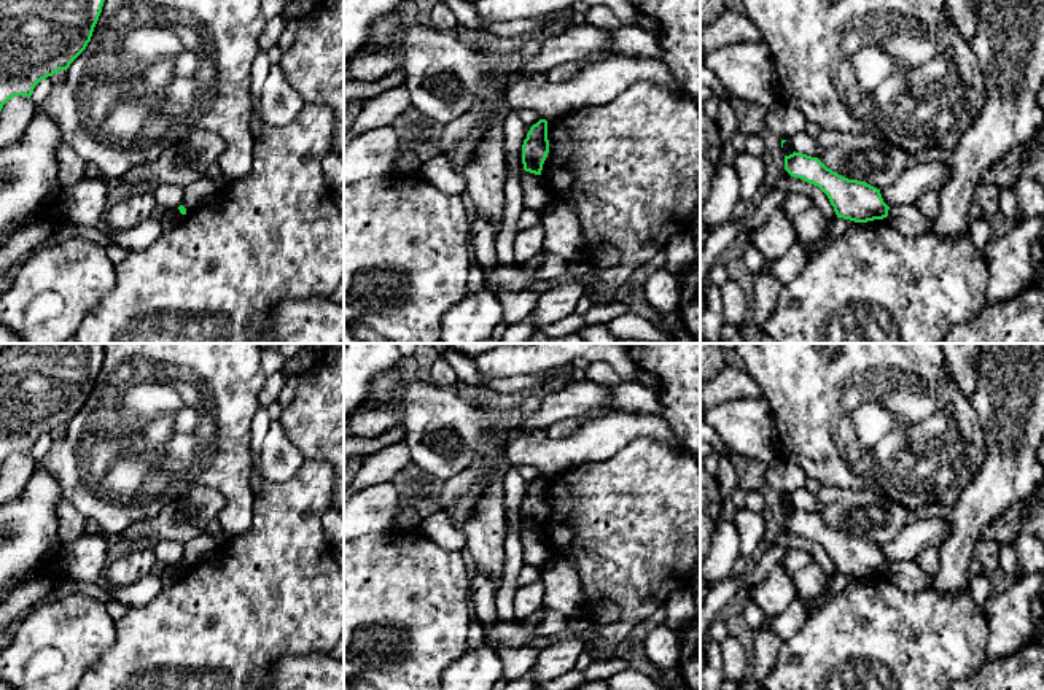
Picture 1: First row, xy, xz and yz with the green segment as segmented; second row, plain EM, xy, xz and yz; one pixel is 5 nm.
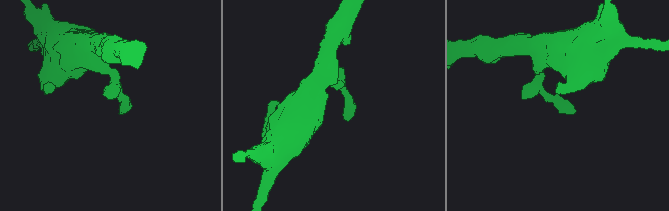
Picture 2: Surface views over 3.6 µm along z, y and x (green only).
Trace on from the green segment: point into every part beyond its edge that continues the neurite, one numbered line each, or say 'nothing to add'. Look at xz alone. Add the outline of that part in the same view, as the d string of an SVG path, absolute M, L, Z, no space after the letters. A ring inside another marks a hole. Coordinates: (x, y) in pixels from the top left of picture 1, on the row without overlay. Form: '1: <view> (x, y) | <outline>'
nothing to add

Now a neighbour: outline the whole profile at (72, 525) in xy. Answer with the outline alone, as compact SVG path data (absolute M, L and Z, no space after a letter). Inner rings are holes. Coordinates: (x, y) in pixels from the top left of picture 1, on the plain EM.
M62 496L57 504L59 537L62 544L70 544L86 534L86 521L75 506Z

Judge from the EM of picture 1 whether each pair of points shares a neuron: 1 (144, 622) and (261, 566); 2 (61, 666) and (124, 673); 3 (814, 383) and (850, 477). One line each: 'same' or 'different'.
1: same
2: different
3: same

